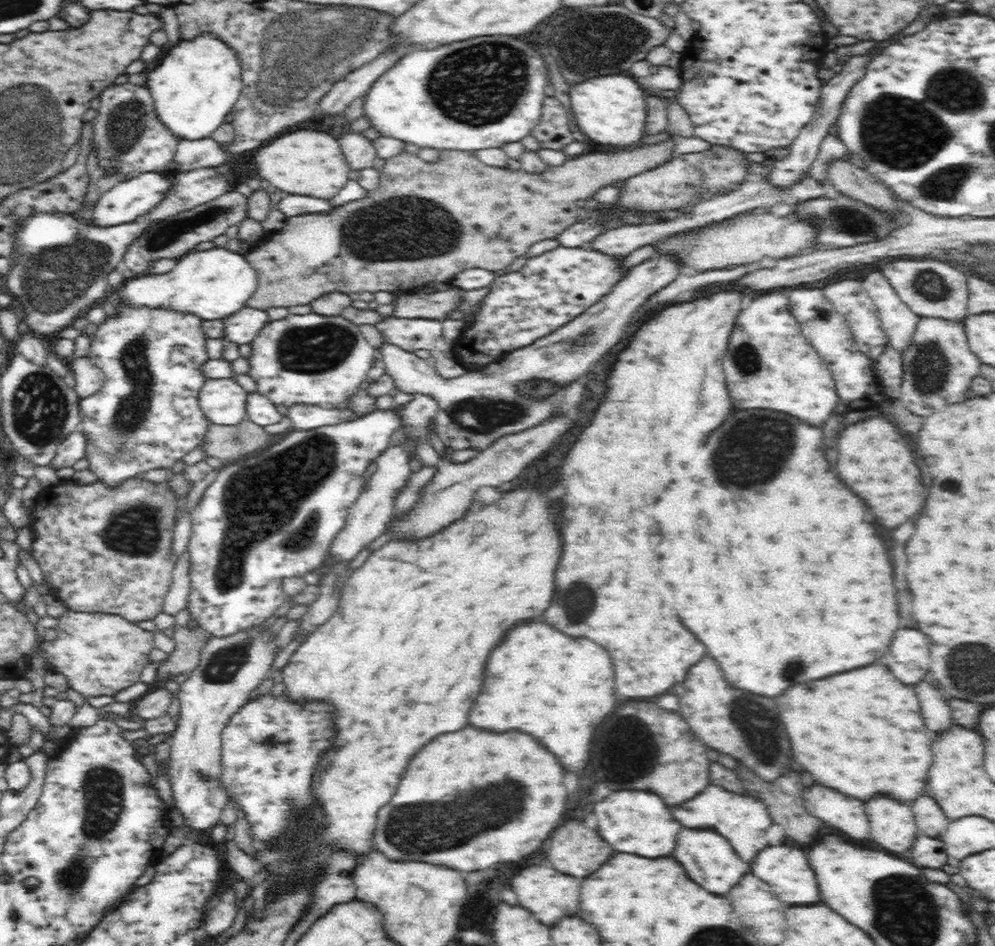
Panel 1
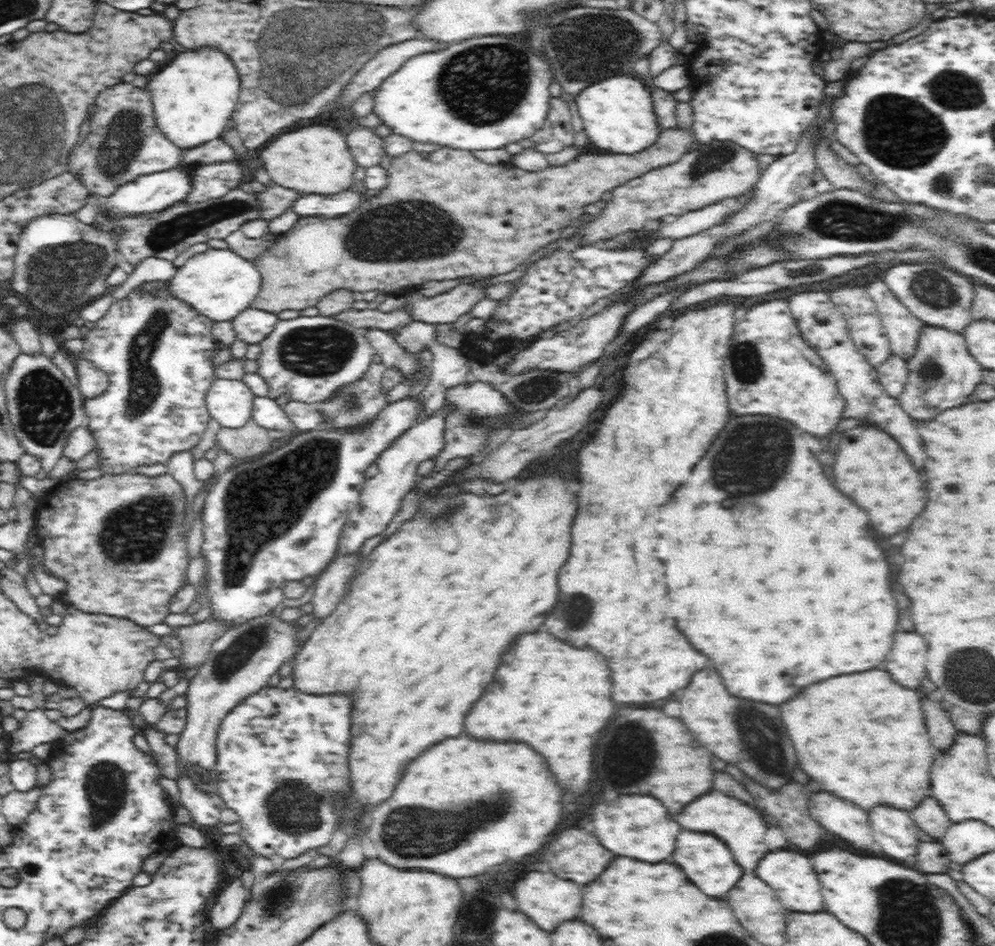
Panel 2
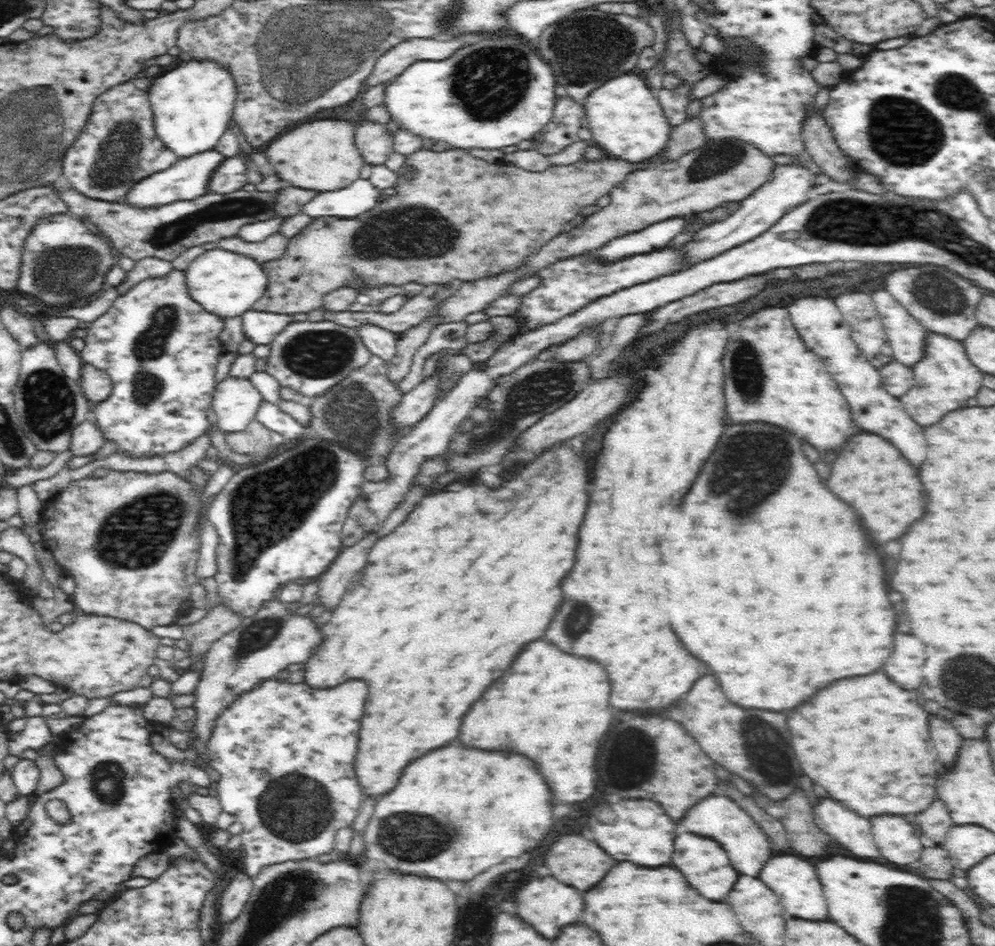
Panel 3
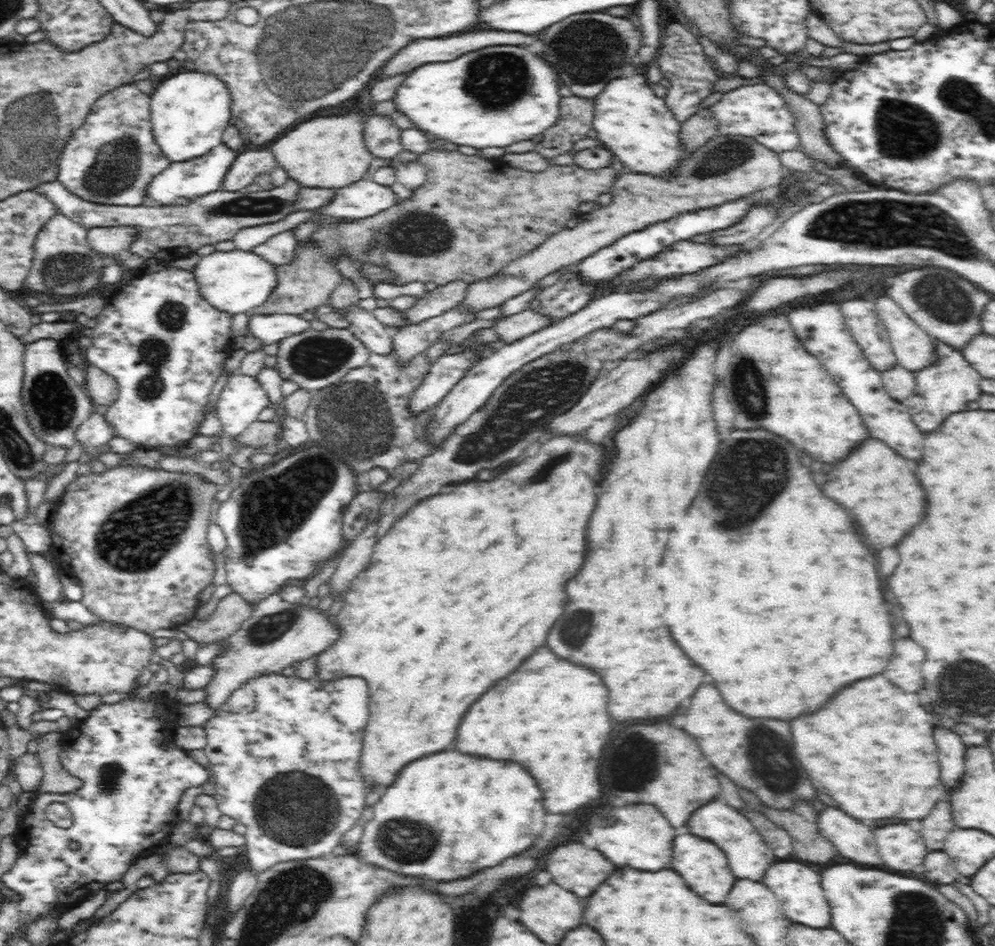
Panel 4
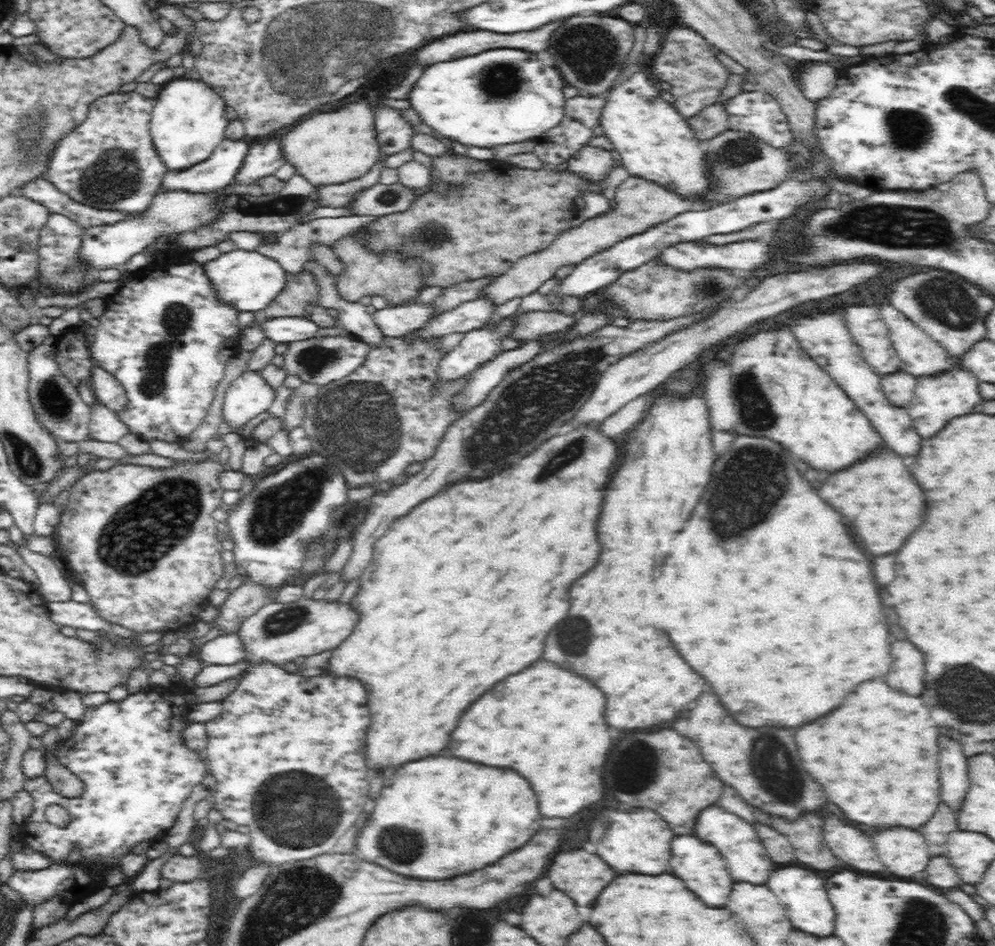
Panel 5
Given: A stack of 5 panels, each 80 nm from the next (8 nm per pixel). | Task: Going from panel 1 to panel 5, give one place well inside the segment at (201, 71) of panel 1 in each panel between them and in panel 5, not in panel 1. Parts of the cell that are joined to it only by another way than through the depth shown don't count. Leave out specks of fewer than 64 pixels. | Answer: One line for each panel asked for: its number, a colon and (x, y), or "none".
2: (194, 97)
3: (192, 105)
4: (189, 111)
5: (188, 121)

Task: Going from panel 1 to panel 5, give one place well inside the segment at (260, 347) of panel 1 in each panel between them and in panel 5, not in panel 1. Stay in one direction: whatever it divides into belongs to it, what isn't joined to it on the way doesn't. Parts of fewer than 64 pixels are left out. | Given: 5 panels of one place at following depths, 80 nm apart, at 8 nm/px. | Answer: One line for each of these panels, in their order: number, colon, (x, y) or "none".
2: (307, 358)
3: (309, 357)
4: (314, 359)
5: (321, 360)

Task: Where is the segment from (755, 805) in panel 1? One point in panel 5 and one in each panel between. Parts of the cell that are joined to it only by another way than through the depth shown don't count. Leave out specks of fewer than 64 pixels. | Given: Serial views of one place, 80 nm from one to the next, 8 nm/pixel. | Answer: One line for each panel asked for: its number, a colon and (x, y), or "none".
2: (742, 830)
3: (717, 817)
4: (749, 857)
5: (747, 861)

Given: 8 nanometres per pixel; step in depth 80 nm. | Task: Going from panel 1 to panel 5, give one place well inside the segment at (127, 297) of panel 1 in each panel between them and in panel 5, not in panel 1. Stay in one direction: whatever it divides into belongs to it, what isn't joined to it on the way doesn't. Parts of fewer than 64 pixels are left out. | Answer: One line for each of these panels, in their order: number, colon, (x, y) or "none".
2: (220, 284)
3: (227, 283)
4: (237, 281)
5: (251, 281)

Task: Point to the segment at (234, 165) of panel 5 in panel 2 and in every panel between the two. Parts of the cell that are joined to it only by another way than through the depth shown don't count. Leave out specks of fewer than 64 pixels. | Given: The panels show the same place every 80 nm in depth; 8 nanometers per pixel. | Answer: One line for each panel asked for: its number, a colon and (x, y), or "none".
2: (152, 192)
3: (189, 178)
4: (197, 178)

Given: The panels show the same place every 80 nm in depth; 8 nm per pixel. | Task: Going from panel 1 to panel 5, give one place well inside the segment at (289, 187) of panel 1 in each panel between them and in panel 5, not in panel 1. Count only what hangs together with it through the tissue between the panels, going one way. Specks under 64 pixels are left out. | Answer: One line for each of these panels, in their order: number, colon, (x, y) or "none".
2: (317, 159)
3: (322, 155)
4: (329, 151)
5: (334, 147)

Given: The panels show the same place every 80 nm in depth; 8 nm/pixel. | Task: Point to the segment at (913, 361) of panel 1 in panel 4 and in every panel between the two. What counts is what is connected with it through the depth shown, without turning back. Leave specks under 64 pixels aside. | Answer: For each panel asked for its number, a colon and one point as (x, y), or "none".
2: (943, 374)
3: (945, 378)
4: (947, 388)

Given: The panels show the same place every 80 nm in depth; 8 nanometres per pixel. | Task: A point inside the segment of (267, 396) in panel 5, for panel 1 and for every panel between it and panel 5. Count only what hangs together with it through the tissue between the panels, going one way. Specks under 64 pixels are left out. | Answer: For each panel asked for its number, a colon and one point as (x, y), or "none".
1: (224, 401)
2: (230, 402)
3: (235, 401)
4: (241, 400)

